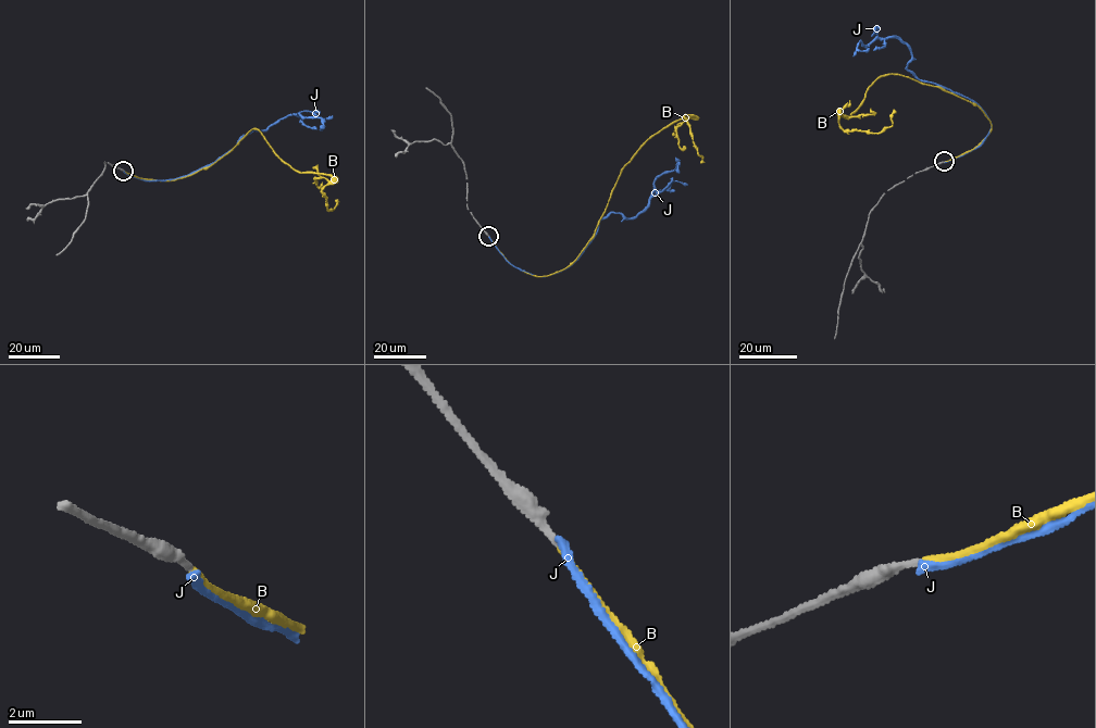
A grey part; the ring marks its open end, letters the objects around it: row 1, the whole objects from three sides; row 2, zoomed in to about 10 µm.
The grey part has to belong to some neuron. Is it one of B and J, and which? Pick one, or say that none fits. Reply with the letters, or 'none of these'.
B

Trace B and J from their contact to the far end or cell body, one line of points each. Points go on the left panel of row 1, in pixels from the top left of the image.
B: (123, 171), (186, 177), (254, 128), (294, 168), (328, 175), (322, 191), (327, 211), (335, 200)
J: (124, 171), (146, 180), (187, 176), (213, 162), (243, 136), (266, 129), (293, 113), (322, 118), (323, 128)

